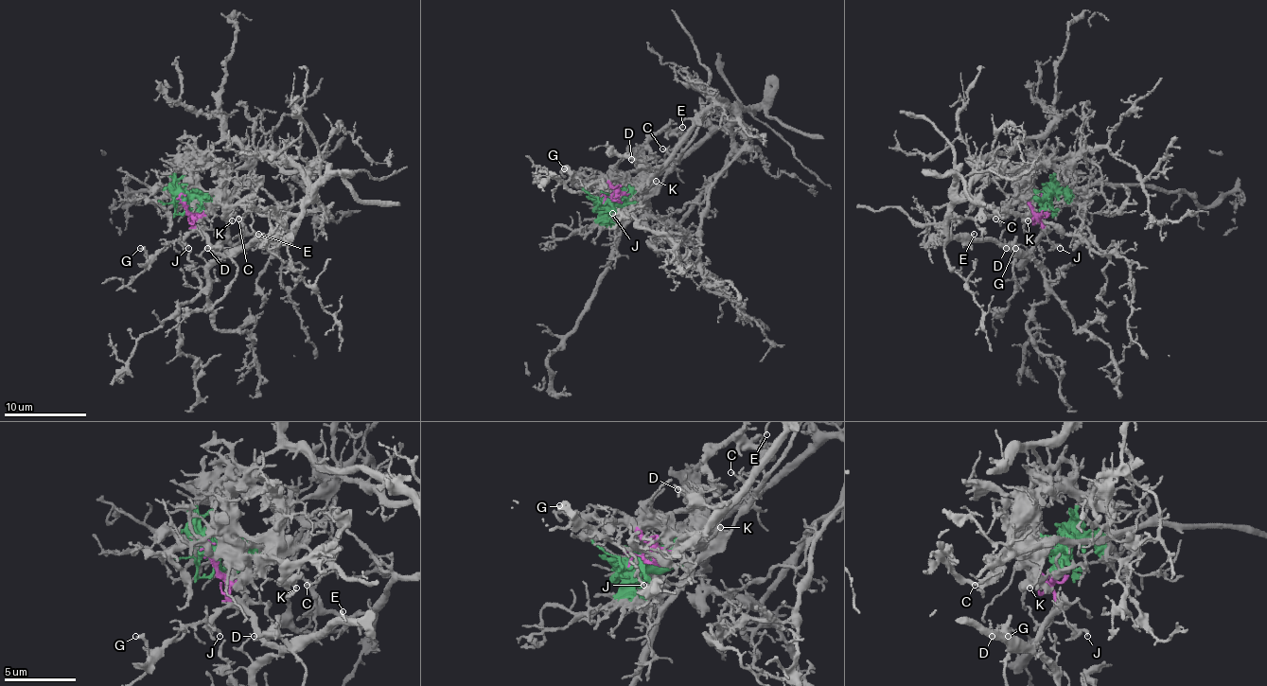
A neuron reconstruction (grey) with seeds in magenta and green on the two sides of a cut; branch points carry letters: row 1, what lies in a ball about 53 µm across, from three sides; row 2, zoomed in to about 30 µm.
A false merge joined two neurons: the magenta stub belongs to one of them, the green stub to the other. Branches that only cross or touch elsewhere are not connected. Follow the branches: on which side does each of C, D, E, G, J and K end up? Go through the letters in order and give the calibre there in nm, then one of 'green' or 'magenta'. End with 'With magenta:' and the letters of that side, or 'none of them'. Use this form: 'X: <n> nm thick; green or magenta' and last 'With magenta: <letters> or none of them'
C: 90 nm thick; green
D: 160 nm thick; magenta
E: 160 nm thick; magenta
G: 200 nm thick; magenta
J: 140 nm thick; magenta
K: 170 nm thick; green
With magenta: D, E, G, J

